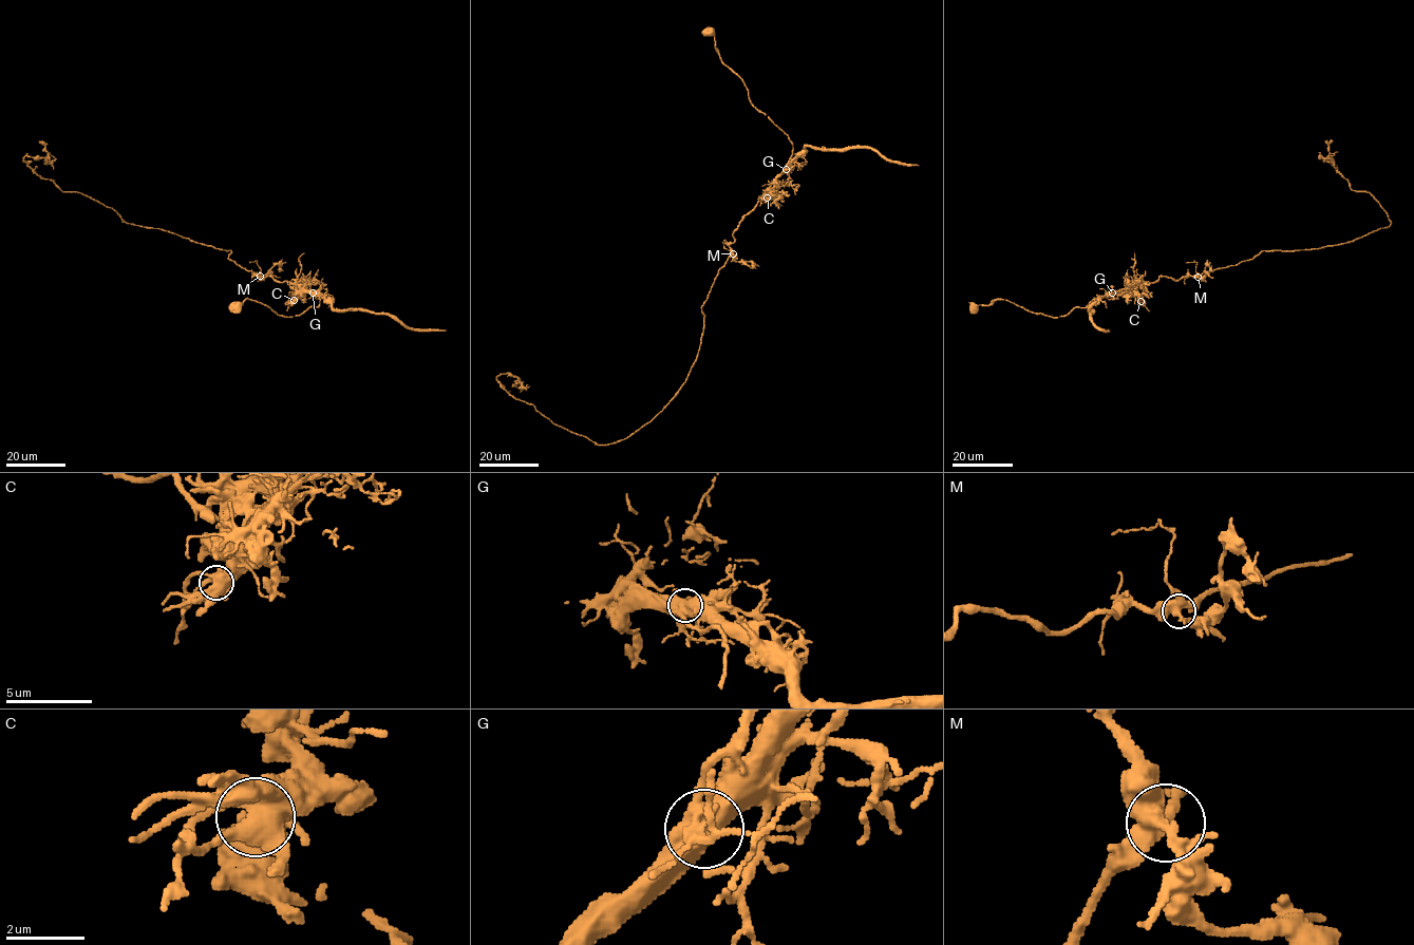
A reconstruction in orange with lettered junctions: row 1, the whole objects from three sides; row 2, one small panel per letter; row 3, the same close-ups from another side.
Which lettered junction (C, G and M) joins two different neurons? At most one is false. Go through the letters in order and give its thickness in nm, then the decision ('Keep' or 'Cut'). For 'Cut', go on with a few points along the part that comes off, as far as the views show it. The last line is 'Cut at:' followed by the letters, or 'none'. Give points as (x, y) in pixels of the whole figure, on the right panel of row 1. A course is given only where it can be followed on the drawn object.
C: Thickness 480 nm. Keep
G: Thickness 600 nm. Cut. Course of the part to remove: (1112, 293), (1107, 294), (1090, 308), (1091, 321), (1109, 332)
M: Thickness 440 nm. Keep
Cut at: G

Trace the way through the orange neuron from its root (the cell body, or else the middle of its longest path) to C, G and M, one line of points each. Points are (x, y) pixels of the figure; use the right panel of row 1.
C: (975, 308), (1006, 300), (1034, 314), (1057, 318), (1099, 297), (1133, 293), (1141, 301)
G: (975, 308), (997, 300), (1006, 300), (1034, 314), (1057, 318), (1112, 293)
M: (975, 308), (1006, 300), (1034, 314), (1057, 318), (1099, 297), (1128, 293), (1160, 277), (1175, 280), (1198, 277)

